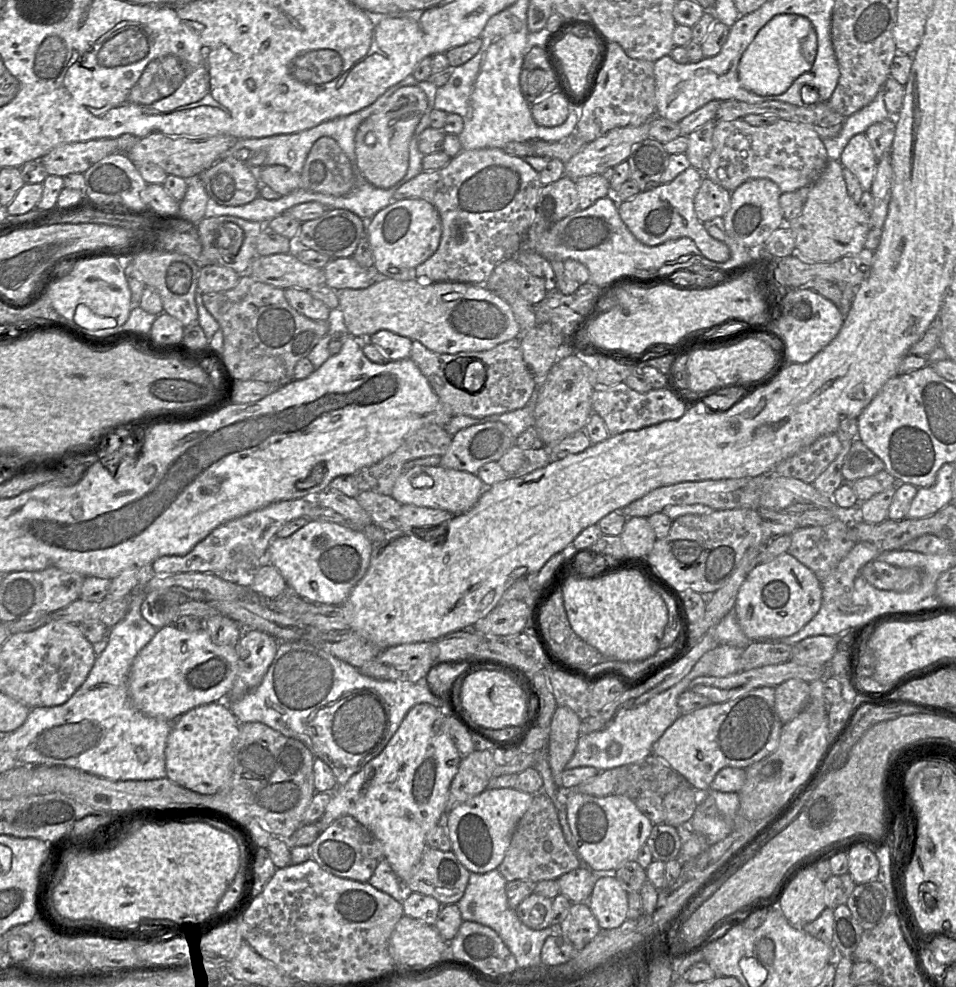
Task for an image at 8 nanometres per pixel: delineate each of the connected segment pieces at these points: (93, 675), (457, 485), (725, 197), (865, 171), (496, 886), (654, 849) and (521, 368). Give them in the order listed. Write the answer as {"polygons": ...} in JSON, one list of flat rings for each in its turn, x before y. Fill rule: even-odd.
{"polygons":[[[151,567,139,571,138,587,129,596,129,608,125,617,109,628,105,650,96,656,87,678,72,696,61,705,30,708,26,720,20,727,1,735,18,764,67,766,110,780,152,780,166,777,165,747,174,721,142,713,133,705,128,691,131,665,158,630,141,614,146,584,154,575]],[[416,466,399,475,390,496,401,505,440,509,457,516,469,511,477,503,485,488,477,474,441,466]],[[703,176,701,186,694,198,697,218,704,223,723,217,729,210,730,204,731,192]],[[865,133,850,139,839,161,858,179,863,192,871,191,878,160]],[[499,869,484,874,470,873,464,895,456,903,461,917,463,921,477,922,493,929,514,955,518,968,538,966,541,964,542,946,545,940,557,931,557,928,549,926,542,930,533,930,524,925,516,911,508,905,506,884,507,881]],[[662,823,655,824,646,841,653,859,664,863,676,859,681,849,681,839,677,827]],[[520,336,487,351,457,354,436,353,427,349,420,342,412,341,410,358,453,416,465,415,479,418,521,409,526,406,539,386,539,380,536,380,523,360],[473,360,483,363,486,369,486,379,480,391,469,393,463,386,463,380,466,369]]]}

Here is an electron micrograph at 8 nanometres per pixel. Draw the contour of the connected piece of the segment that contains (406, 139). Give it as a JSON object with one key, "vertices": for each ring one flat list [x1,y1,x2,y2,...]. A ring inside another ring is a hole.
{"vertices":[[407,86,394,92,379,111,361,123,355,137,355,168,374,187,388,189,406,175,410,141,428,108,425,93]]}

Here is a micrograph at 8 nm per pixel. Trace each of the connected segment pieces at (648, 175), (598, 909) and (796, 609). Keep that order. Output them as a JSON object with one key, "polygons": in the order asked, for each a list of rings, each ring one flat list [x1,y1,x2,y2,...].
{"polygons":[[[653,138,635,144,627,159,630,179,637,183,641,191,648,191,661,185,668,158,669,154,663,144]],[[594,872,596,881,588,906,600,929,614,929,627,919,628,893,621,887,614,872]],[[788,552,756,565,741,585,734,613,744,634,752,641,779,640,799,632,822,605,821,582,815,573]]]}

